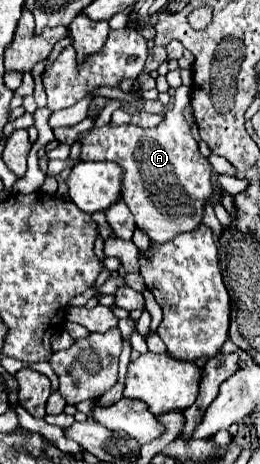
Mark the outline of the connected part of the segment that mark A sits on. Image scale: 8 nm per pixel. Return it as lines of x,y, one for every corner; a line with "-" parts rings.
182,85
176,89
174,107
153,129
135,125
91,129
79,137
83,143
83,161
113,161
121,165
121,187
127,193
127,207
135,215
137,225
157,243
167,243
183,231
193,231
203,219
203,205
213,195
213,167
199,153
197,141
191,135
189,123
183,117
192,88

